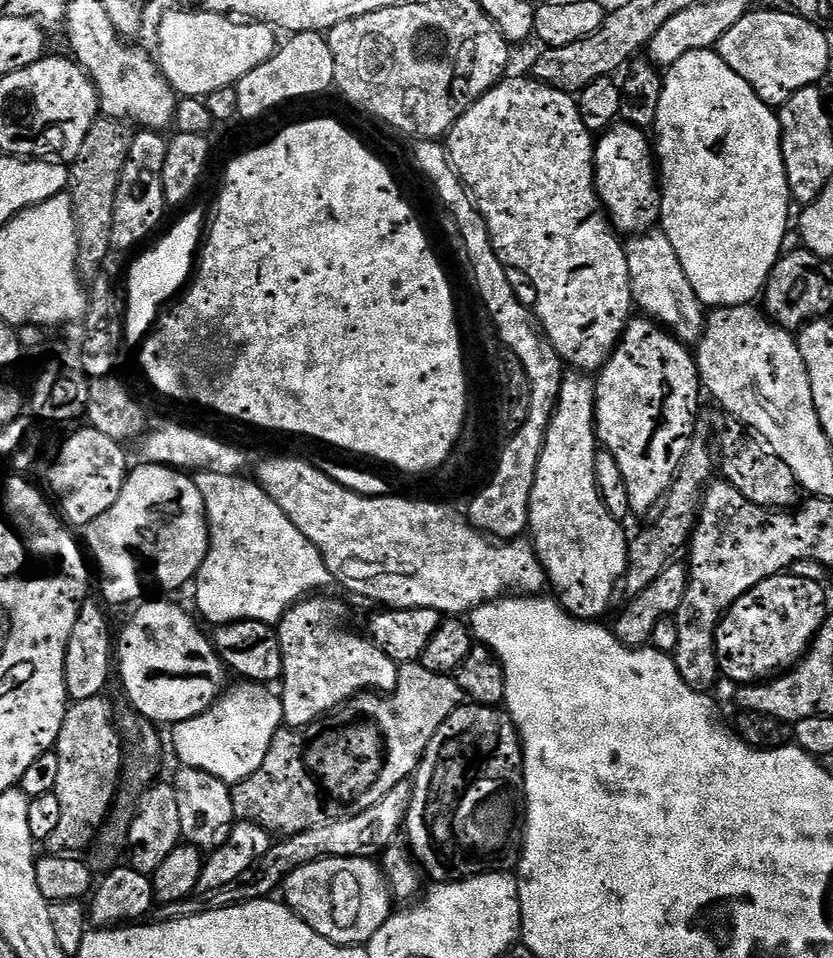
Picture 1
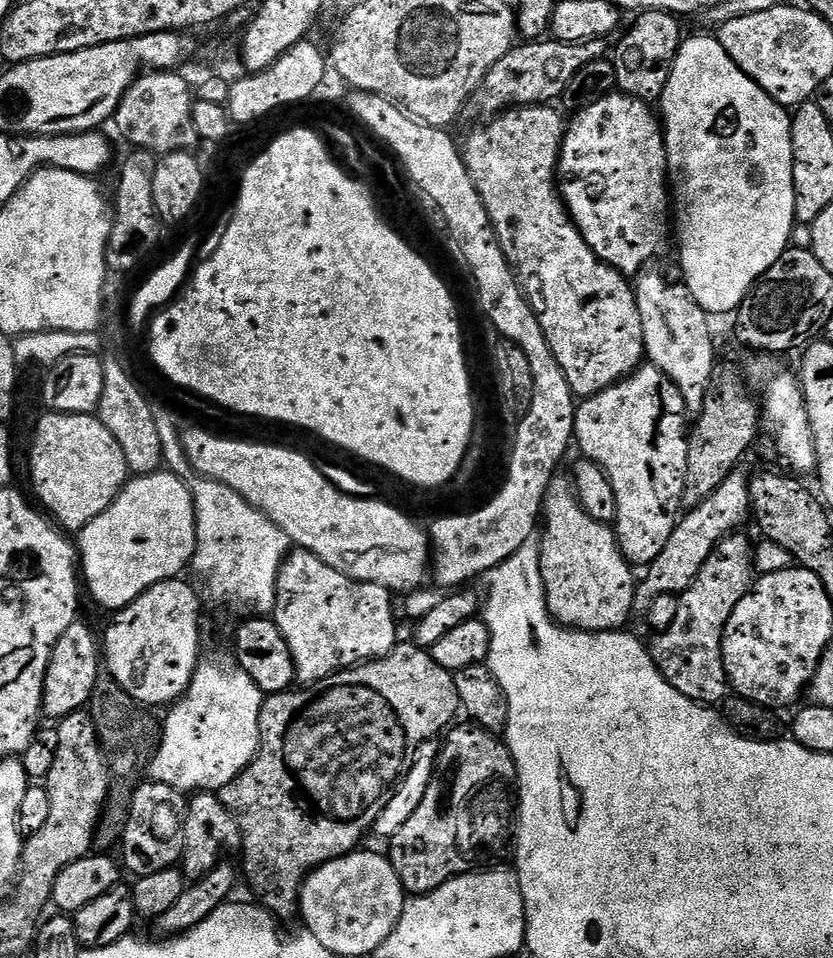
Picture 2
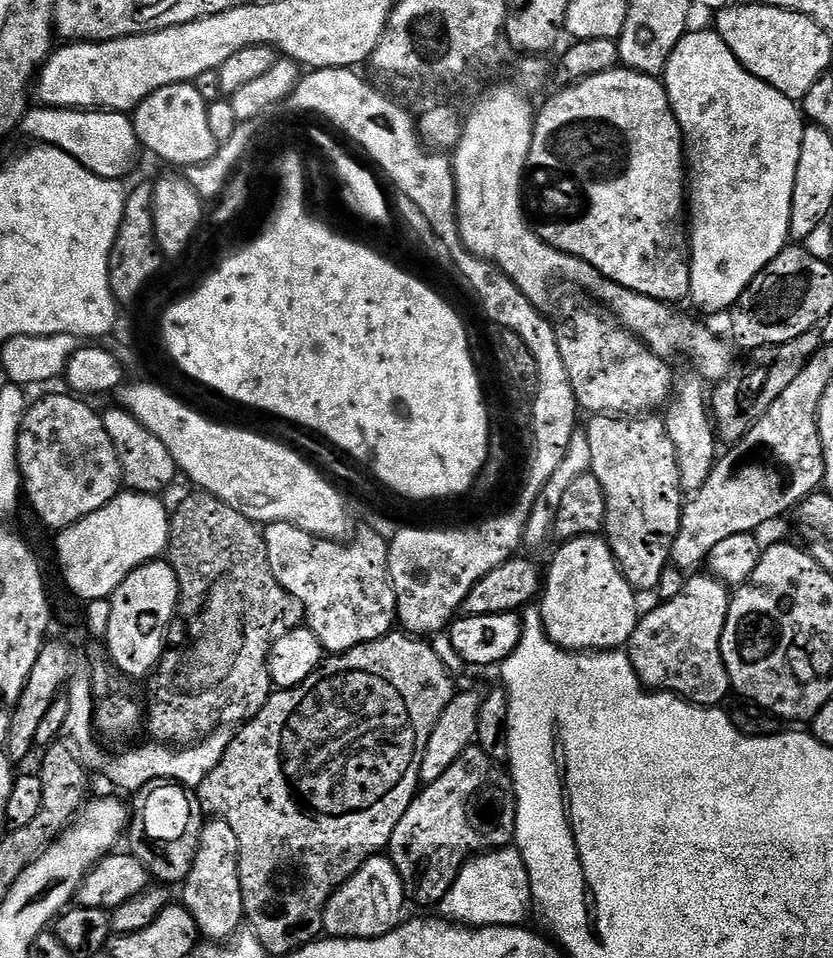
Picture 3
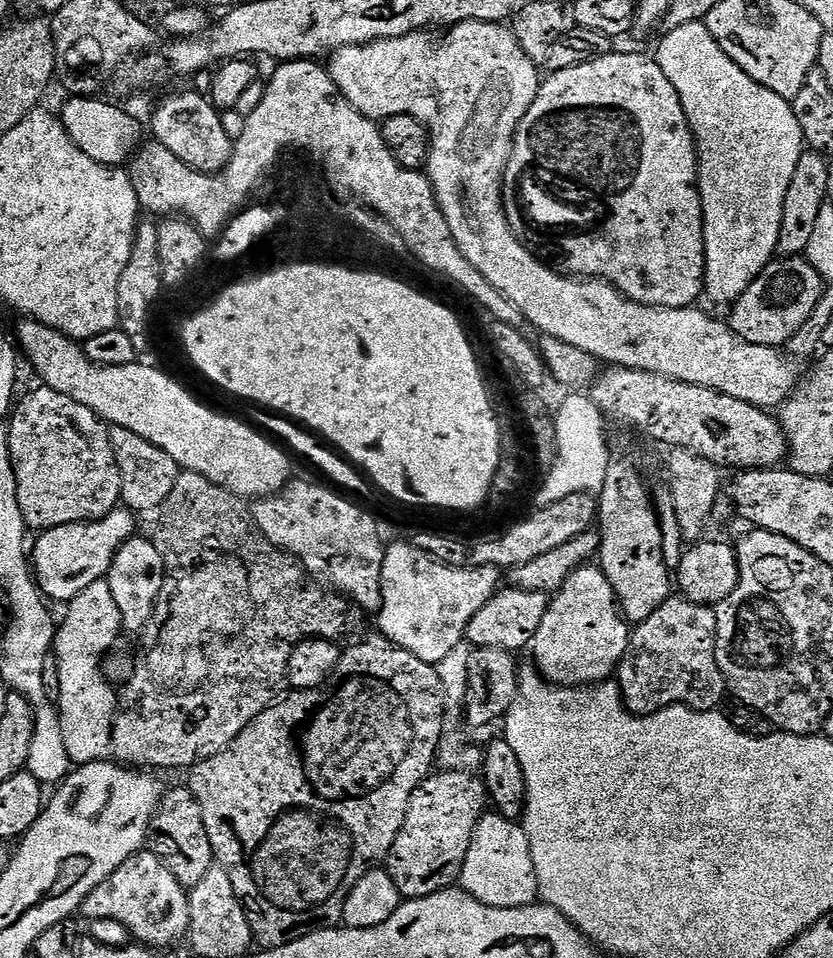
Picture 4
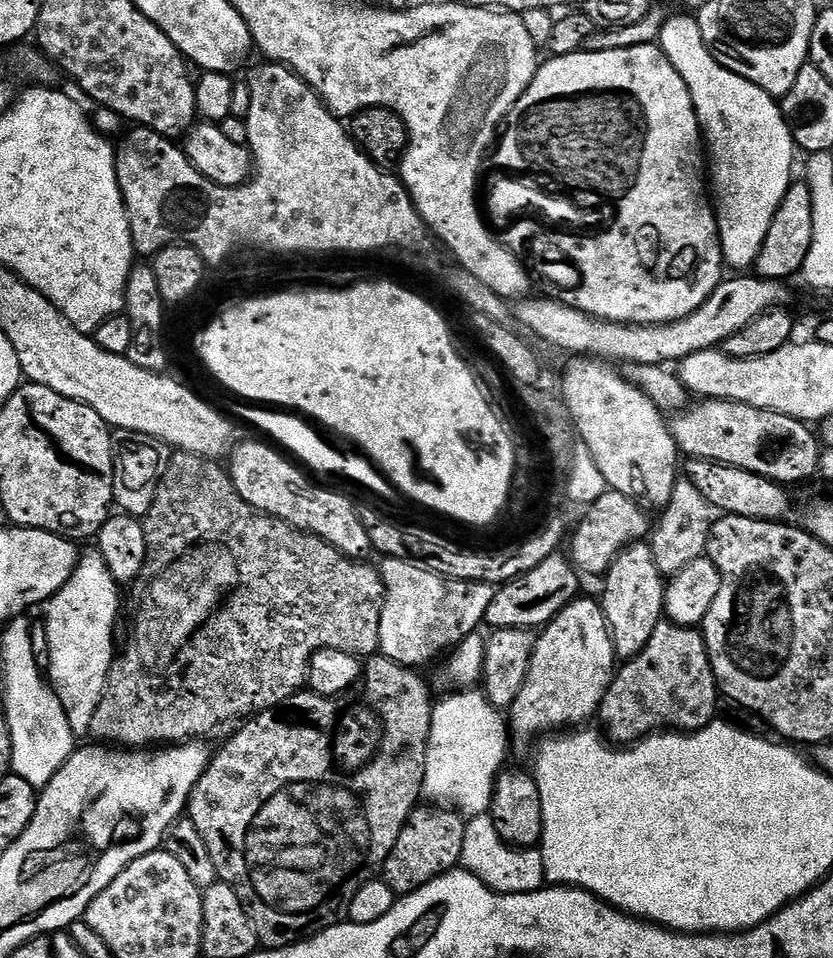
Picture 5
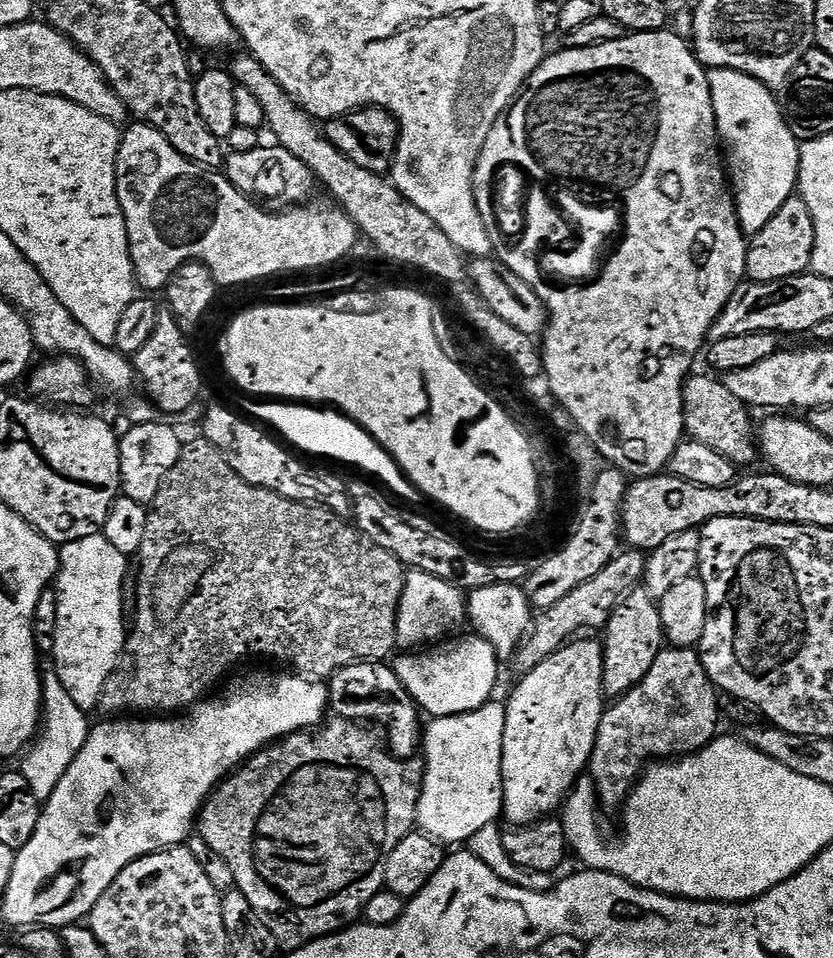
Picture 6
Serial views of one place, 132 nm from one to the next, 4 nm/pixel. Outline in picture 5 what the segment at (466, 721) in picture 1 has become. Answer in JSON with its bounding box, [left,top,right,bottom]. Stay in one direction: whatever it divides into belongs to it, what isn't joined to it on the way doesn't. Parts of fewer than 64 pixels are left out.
[382,806,465,897]

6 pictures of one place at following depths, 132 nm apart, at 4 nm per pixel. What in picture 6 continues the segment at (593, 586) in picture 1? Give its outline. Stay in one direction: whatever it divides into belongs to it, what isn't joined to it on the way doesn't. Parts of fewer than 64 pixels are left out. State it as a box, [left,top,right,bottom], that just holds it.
[500,638,606,826]

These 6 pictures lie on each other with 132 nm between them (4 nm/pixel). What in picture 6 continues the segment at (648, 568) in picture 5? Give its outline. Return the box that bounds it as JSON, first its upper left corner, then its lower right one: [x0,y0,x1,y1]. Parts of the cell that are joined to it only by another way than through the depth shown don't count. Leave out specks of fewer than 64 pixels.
[602,590,665,698]

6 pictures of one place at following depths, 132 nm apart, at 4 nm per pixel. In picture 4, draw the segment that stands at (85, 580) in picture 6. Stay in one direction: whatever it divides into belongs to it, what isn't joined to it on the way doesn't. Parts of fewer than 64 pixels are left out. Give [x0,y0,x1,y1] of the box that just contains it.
[54,579,122,765]

